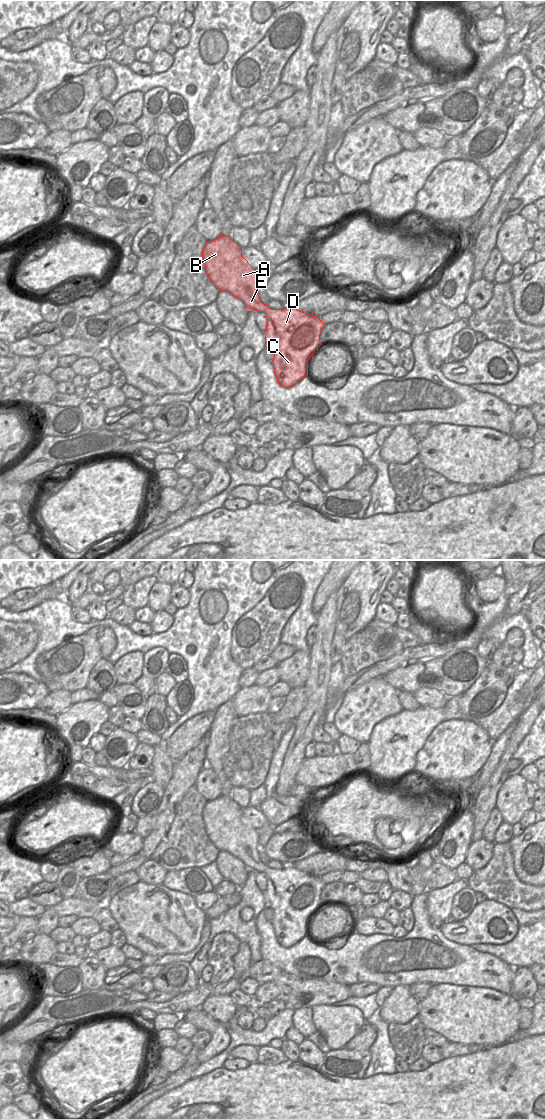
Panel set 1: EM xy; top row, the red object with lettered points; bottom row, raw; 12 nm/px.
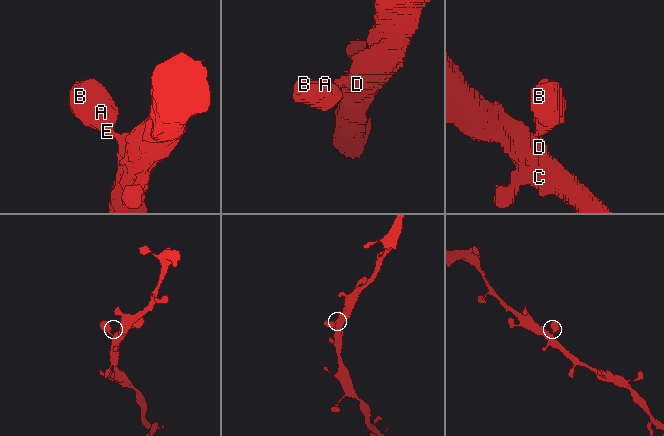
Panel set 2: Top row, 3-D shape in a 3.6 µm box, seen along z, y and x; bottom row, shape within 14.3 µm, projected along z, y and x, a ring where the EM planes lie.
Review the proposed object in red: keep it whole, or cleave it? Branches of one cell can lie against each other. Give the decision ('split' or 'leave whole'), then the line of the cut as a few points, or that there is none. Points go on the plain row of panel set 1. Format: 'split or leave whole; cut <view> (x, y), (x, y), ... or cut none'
leave whole; cut none

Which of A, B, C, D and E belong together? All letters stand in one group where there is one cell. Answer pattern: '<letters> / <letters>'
A B C D E

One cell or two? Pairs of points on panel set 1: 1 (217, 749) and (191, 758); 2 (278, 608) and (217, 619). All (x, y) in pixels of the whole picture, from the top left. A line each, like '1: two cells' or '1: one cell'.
1: two cells
2: two cells

